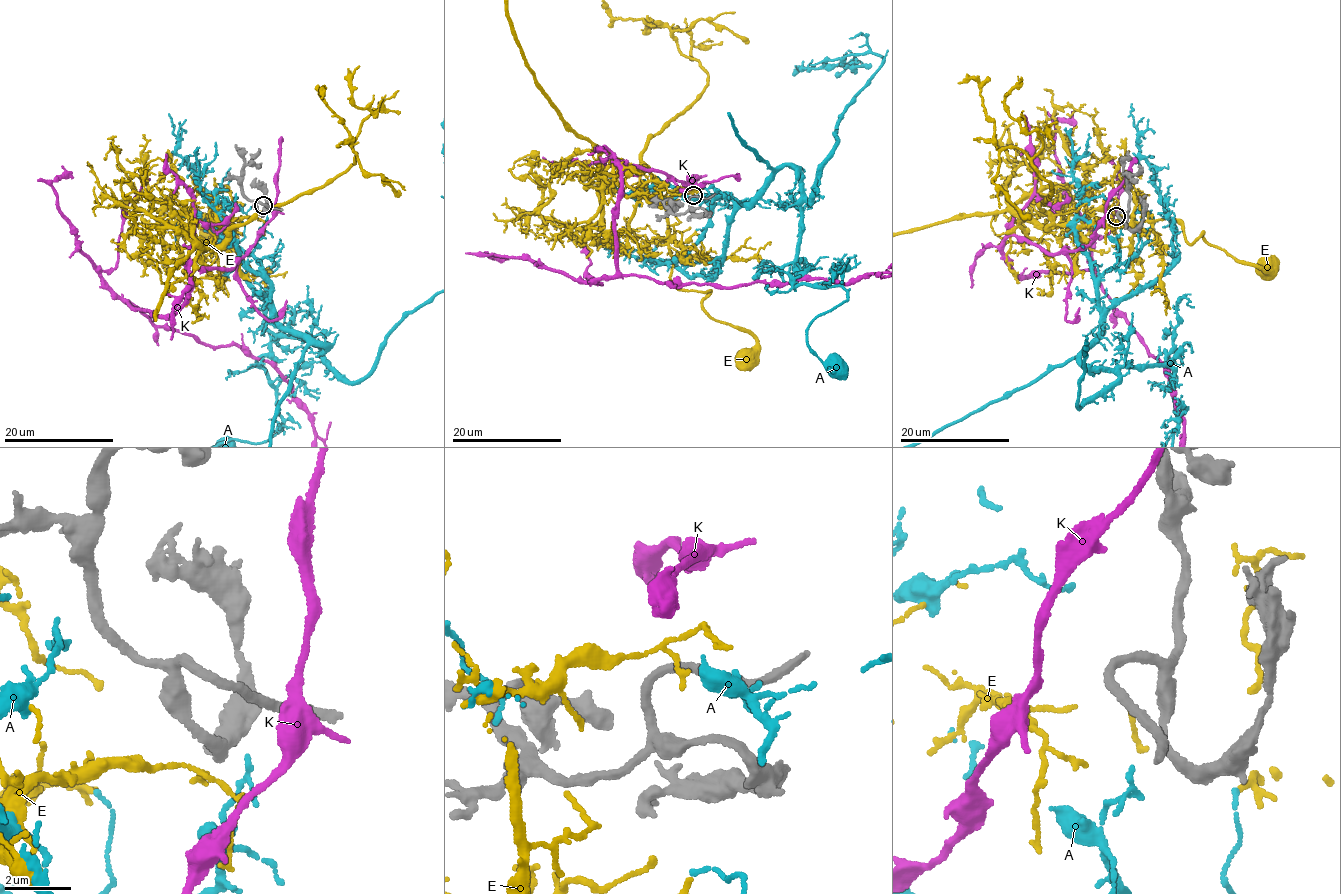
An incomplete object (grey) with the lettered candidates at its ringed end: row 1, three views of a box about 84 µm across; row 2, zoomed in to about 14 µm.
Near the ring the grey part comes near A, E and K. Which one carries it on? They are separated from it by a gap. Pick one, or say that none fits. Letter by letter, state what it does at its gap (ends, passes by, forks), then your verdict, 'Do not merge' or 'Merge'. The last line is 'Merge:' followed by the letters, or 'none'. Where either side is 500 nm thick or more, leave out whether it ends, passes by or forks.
A: It passes by. Do not merge
E: It passes by. Do not merge
K: It passes by. Do not merge
Merge: none

